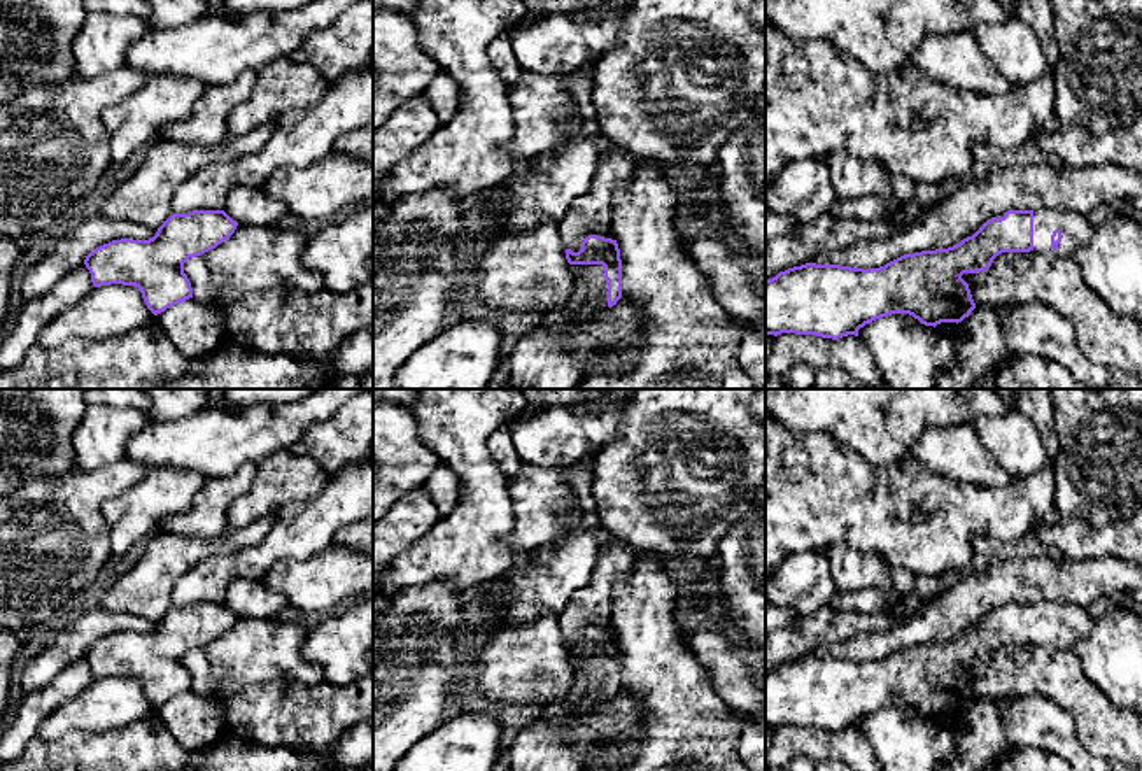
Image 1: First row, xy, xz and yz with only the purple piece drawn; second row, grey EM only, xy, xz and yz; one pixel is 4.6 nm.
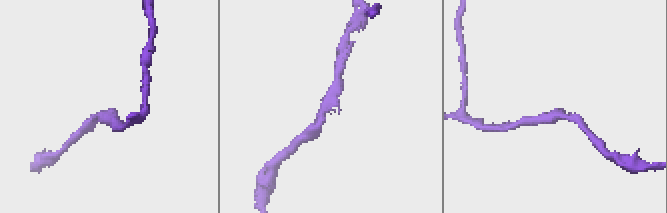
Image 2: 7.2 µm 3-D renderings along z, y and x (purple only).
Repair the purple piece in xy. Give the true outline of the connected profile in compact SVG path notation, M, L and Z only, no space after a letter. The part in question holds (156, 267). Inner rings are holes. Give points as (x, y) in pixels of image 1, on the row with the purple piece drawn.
M224 210L172 214L152 238L112 240L91 251L84 265L95 287L135 286L147 308L158 315L193 298L184 263L215 249L235 233L236 226L238 223Z

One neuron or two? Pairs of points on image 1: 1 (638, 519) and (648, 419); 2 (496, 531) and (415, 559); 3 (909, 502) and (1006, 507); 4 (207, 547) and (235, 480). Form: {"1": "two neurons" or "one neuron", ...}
{"1": "one neuron", "2": "one neuron", "3": "one neuron", "4": "two neurons"}

